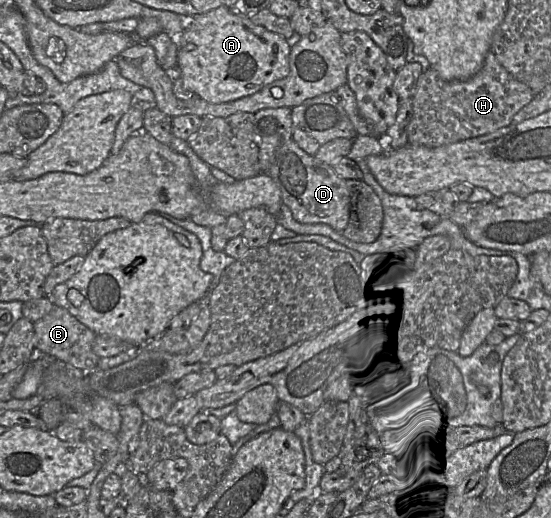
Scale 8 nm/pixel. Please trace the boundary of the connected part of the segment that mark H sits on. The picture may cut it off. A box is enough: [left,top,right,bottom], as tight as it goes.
[408,50,534,148]

